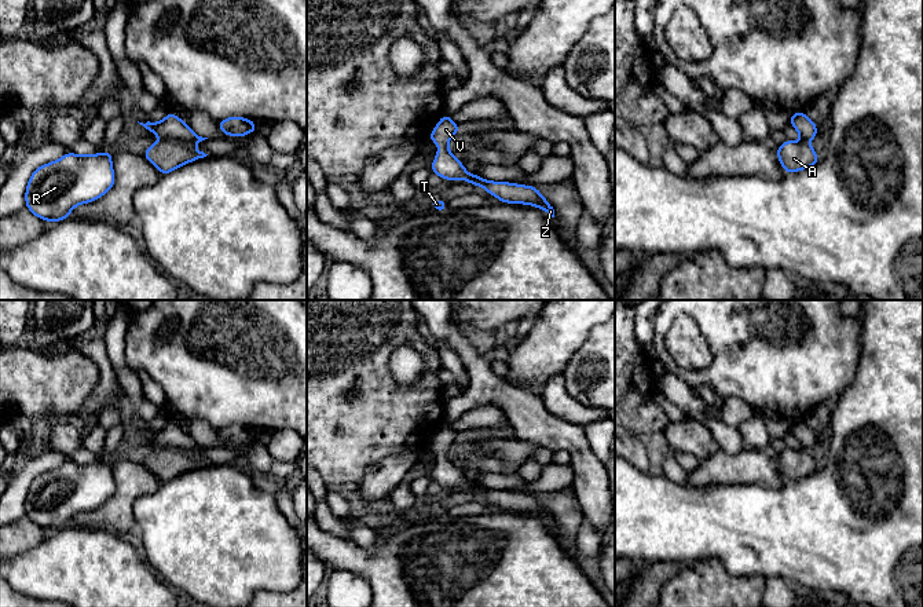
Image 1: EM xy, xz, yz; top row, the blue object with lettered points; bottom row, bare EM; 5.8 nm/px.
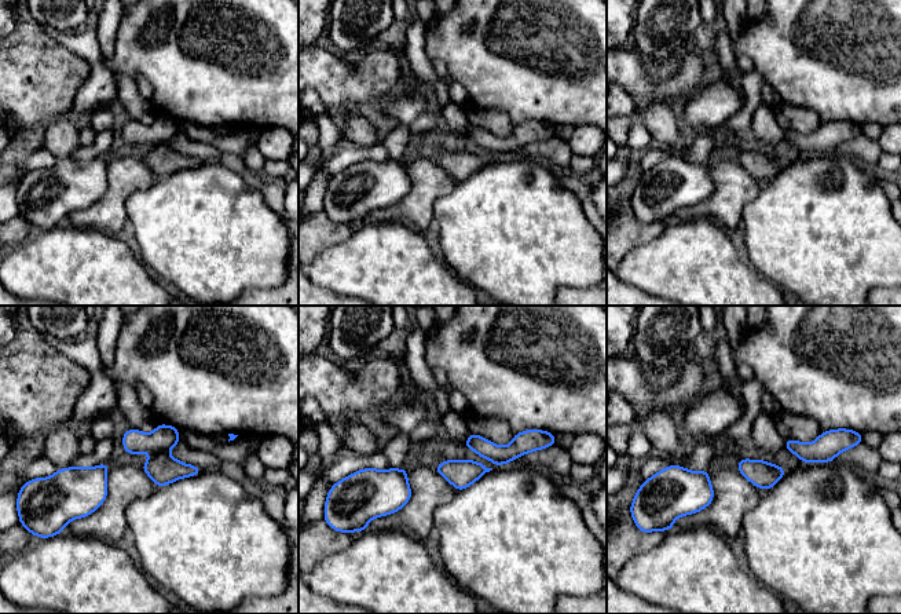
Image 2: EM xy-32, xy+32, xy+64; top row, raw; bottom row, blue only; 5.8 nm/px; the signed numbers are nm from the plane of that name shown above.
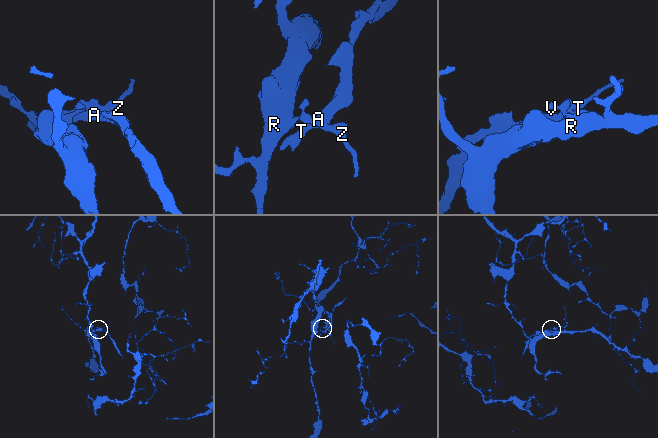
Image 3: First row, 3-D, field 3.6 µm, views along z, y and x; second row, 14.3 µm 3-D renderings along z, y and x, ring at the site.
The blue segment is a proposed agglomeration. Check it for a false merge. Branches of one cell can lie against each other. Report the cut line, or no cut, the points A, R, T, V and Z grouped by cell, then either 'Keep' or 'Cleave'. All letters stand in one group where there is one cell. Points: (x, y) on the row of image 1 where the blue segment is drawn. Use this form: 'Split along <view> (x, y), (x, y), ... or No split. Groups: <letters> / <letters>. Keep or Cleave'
Split along xy (163, 138), (175, 138), (190, 146). Groups: A T / R V Z. Cleave

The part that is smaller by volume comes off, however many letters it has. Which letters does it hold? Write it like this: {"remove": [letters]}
{"remove": ["A", "T"]}

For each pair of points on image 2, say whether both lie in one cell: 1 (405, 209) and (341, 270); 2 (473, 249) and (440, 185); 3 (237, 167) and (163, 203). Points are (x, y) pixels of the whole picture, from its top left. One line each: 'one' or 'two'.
1: two
2: two
3: two

